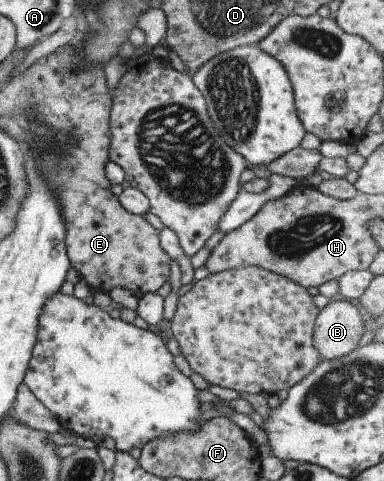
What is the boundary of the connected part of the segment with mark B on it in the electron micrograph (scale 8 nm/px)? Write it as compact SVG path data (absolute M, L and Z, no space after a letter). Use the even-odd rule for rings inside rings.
M337 299L319 310L314 319L312 340L323 360L353 351L366 331L362 309L354 302Z

